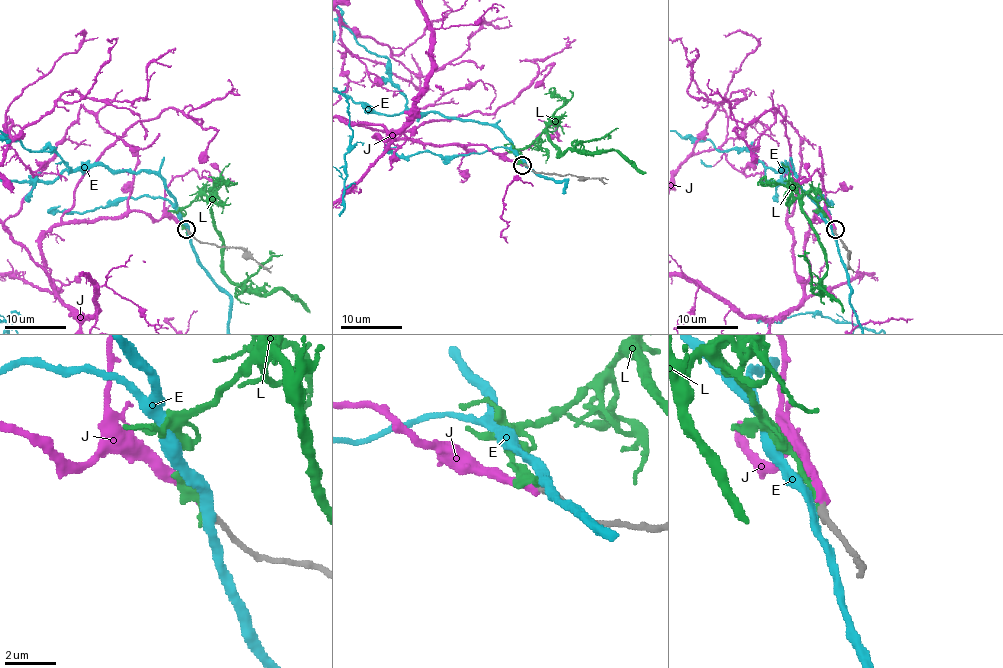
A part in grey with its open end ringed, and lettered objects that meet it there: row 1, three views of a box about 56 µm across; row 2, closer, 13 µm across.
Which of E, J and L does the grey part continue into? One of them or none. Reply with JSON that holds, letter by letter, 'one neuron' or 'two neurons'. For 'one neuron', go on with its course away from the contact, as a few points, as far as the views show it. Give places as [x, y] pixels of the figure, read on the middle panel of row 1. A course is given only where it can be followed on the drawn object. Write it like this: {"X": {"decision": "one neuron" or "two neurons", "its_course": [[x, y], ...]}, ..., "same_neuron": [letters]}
{"E": {"decision": "two neurons"}, "J": {"decision": "one neuron"}, "L": {"decision": "two neurons"}, "same_neuron": ["J"]}

